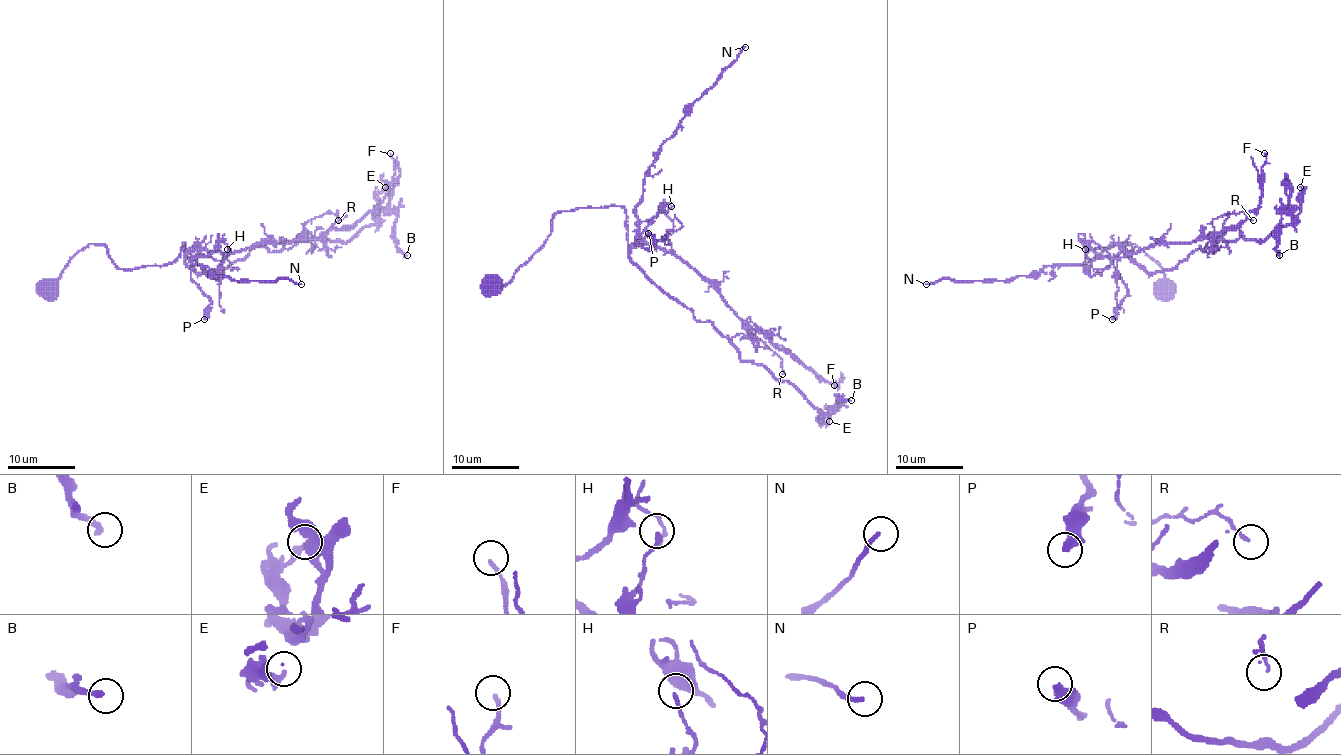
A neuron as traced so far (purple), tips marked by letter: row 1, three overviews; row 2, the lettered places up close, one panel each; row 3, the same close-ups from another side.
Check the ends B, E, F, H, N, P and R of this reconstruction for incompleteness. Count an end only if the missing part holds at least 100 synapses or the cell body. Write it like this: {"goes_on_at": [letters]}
{"goes_on_at": []}

